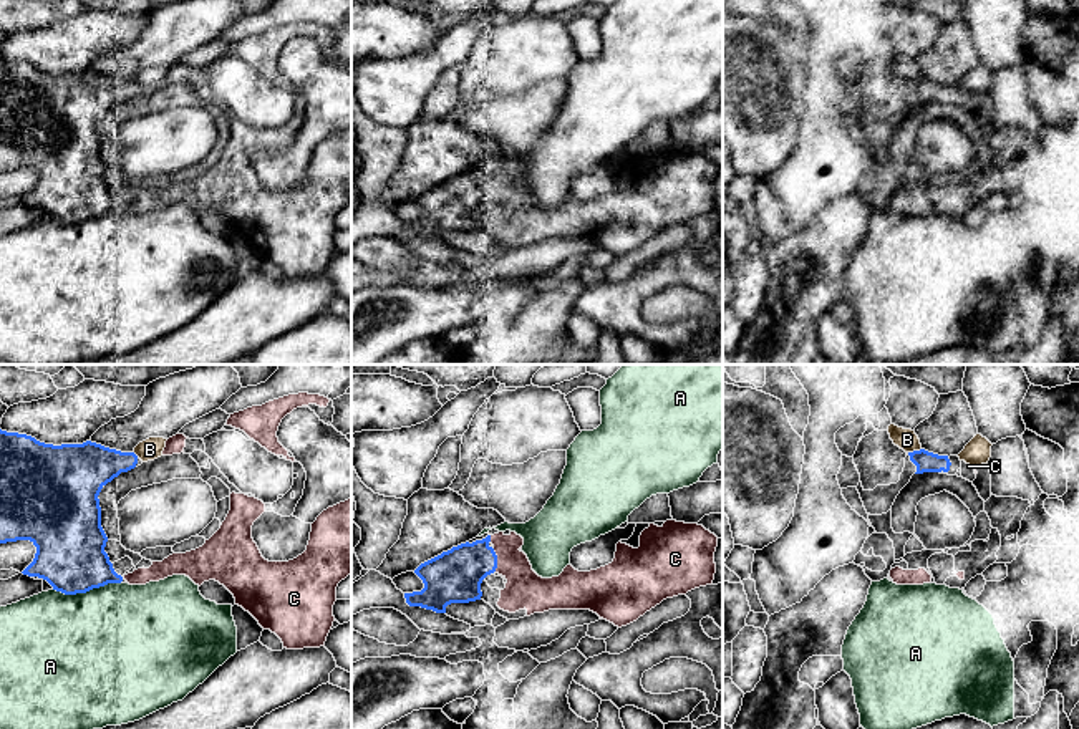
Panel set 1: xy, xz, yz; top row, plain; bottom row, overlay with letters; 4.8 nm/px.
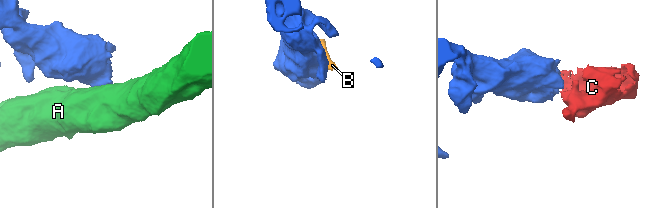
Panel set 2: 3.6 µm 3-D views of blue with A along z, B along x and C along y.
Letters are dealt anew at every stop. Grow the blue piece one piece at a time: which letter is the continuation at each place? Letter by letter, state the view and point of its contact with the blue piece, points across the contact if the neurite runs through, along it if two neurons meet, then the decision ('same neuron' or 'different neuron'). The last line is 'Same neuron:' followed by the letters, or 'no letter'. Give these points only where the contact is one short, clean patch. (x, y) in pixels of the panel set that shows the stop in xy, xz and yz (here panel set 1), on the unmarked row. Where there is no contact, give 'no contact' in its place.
A: xy (87, 219) | different neuron
B: yz (914, 80) | different neuron
C: xz (496, 189) | same neuron
Same neuron: C

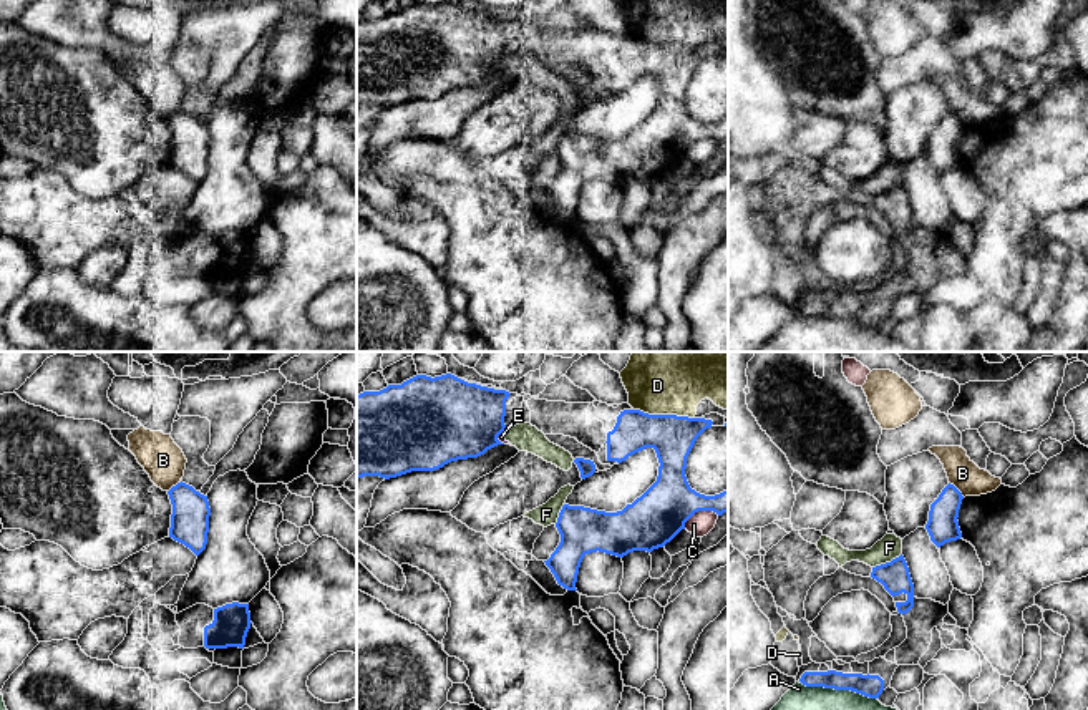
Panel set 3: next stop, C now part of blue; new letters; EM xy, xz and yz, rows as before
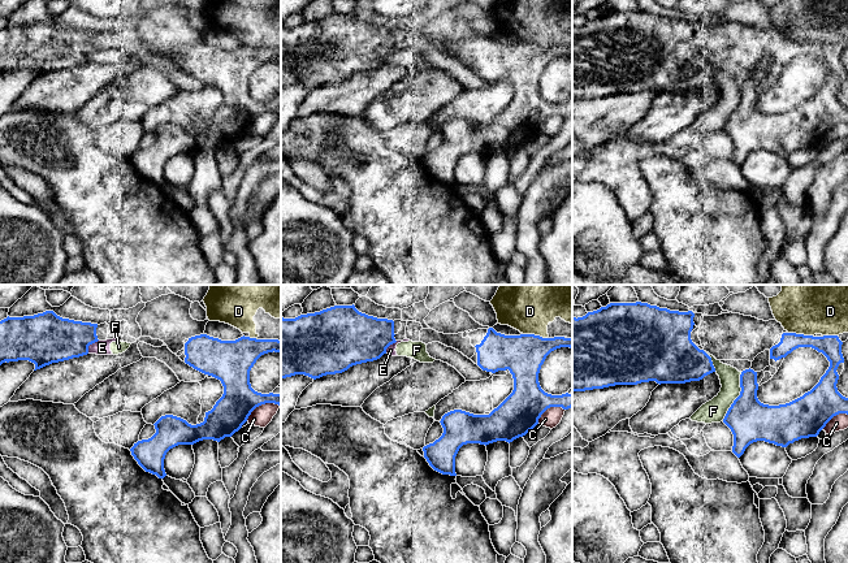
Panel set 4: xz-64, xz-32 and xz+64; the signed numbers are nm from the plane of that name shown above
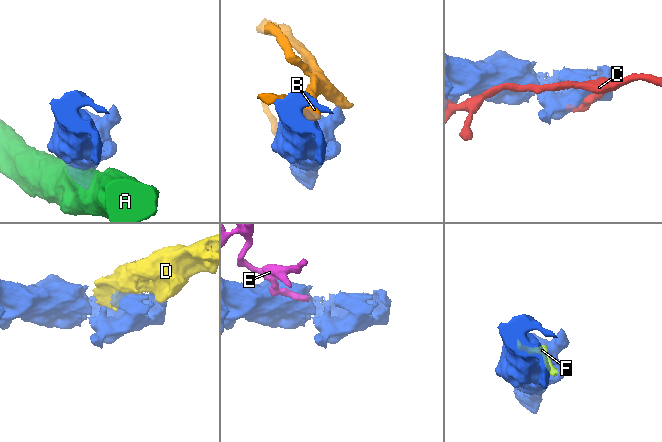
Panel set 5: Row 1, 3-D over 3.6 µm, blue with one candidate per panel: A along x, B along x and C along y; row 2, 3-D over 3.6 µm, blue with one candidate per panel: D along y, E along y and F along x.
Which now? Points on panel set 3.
A: yz (840, 317) | different neuron
B: yz (957, 118) | different neuron
C: xz (699, 138) | different neuron
D: xz (664, 43) | different neuron
E: xz (498, 63) | different neuron
F: yz (886, 191) | different neuron
Same neuron: no letter

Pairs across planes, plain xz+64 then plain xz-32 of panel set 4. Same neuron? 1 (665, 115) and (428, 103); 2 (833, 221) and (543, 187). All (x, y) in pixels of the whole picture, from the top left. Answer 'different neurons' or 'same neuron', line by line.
1: same neuron
2: same neuron

